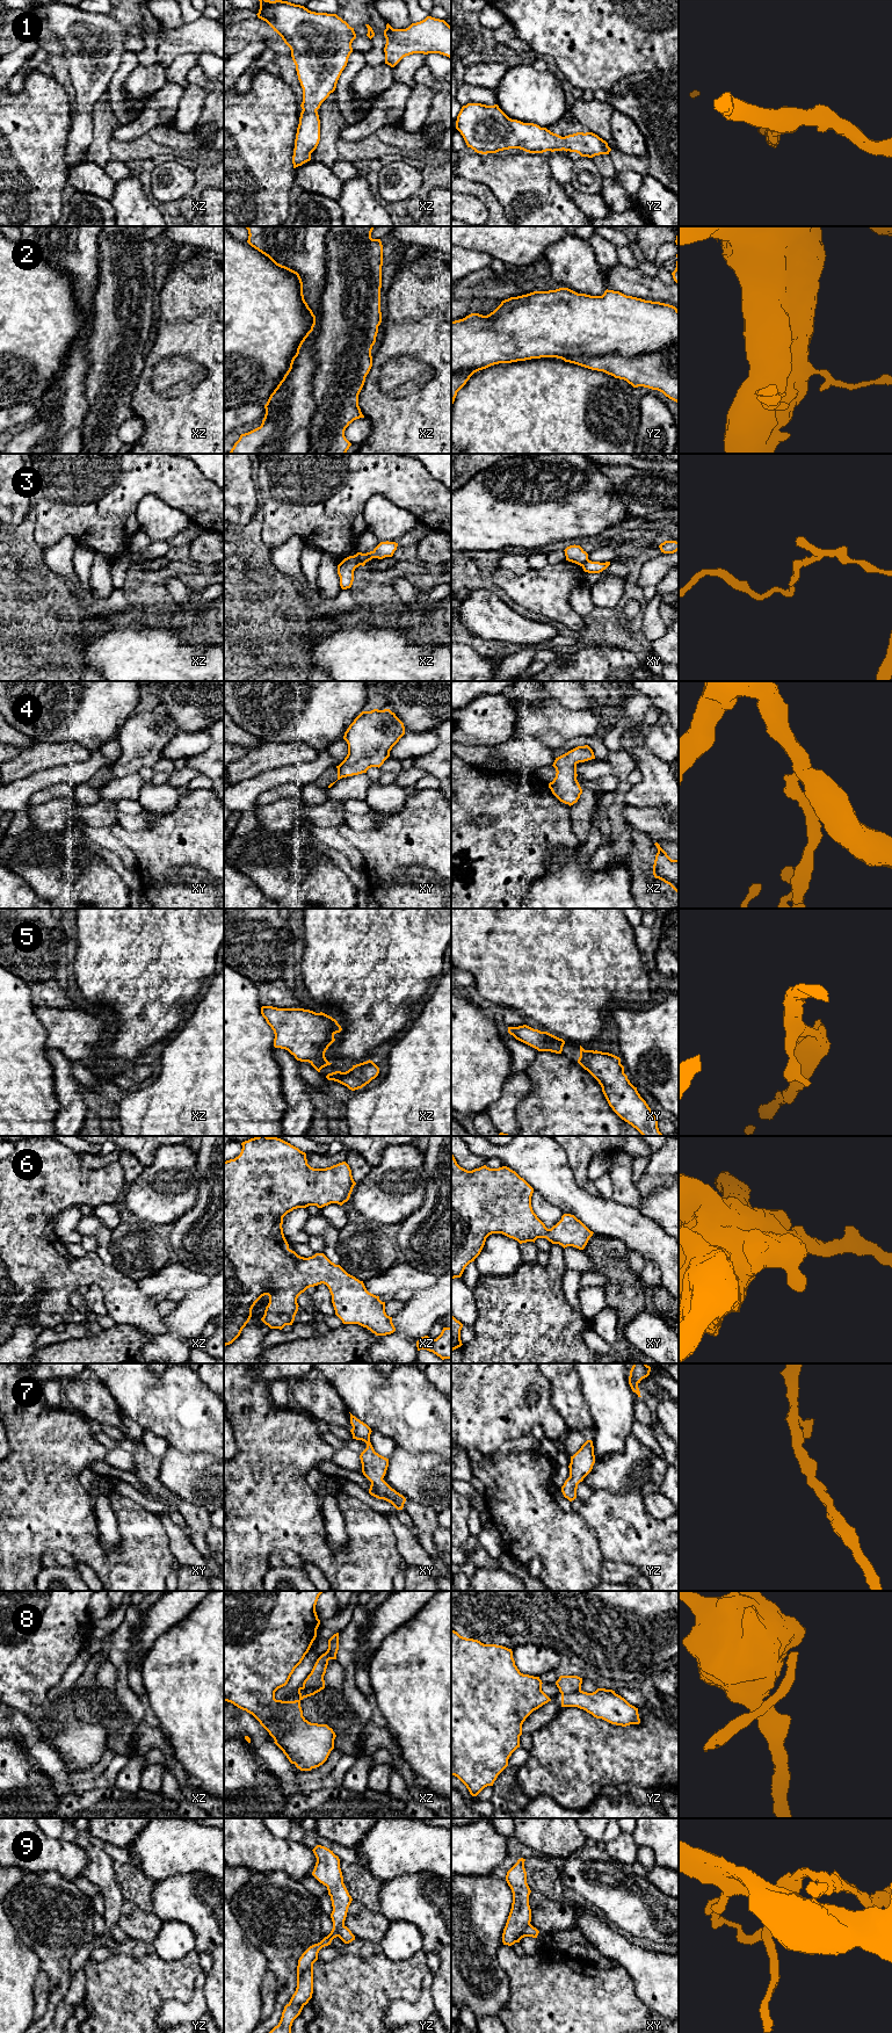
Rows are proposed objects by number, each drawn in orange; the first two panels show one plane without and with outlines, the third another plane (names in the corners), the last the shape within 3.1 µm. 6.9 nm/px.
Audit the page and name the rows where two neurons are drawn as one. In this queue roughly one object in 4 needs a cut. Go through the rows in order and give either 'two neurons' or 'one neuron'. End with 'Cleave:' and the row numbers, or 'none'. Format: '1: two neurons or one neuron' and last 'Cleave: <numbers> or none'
1: one neuron
2: two neurons
3: two neurons
4: one neuron
5: one neuron
6: one neuron
7: one neuron
8: two neurons
9: two neurons
Cleave: 2, 3, 8, 9

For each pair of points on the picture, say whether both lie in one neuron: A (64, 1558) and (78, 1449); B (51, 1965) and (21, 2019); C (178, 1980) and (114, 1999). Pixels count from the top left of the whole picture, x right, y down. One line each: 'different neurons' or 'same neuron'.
A: different neurons
B: different neurons
C: same neuron

